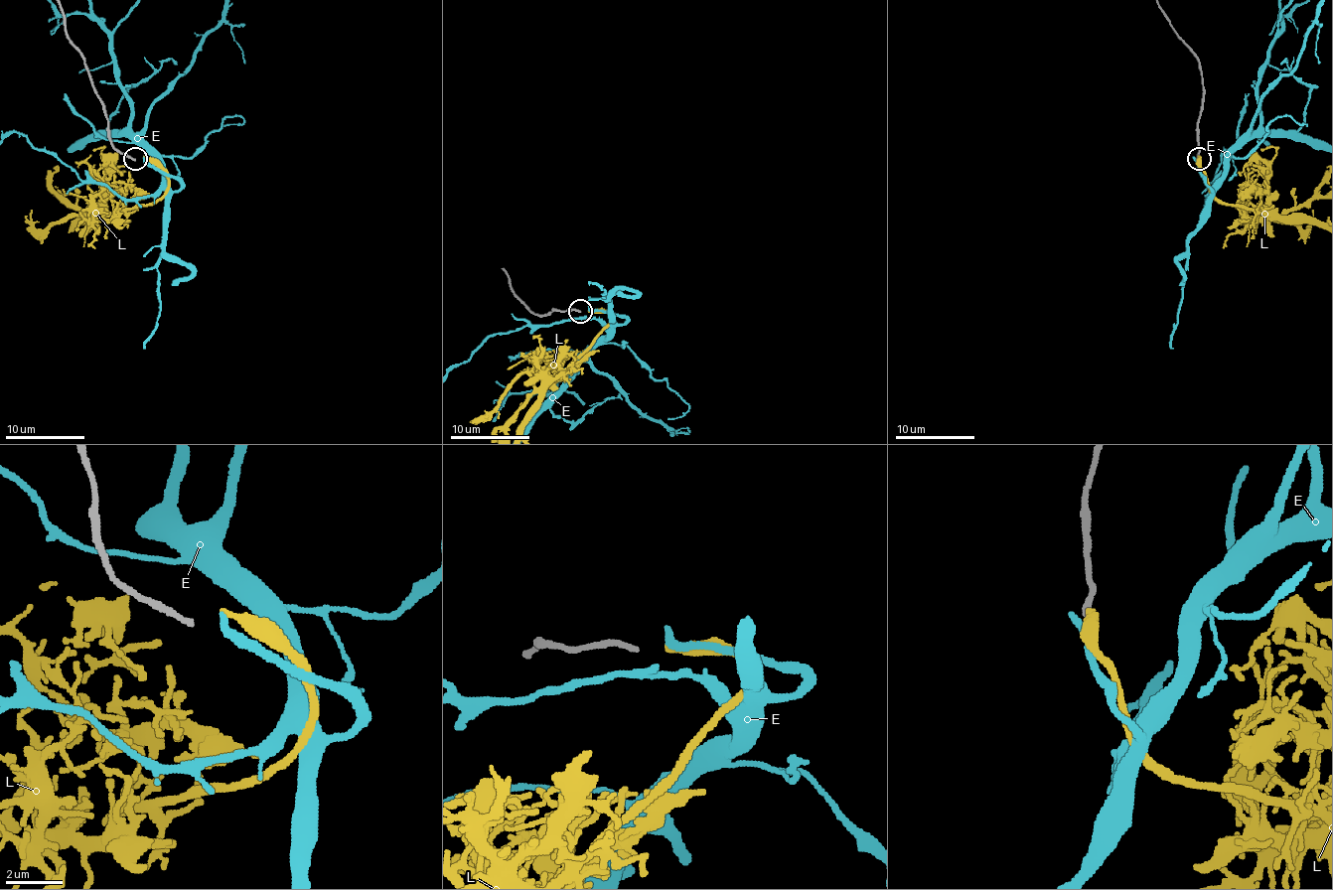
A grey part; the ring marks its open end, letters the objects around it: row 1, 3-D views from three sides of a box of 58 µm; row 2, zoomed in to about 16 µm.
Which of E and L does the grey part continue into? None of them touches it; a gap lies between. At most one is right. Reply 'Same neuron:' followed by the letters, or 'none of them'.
Same neuron: none of them

